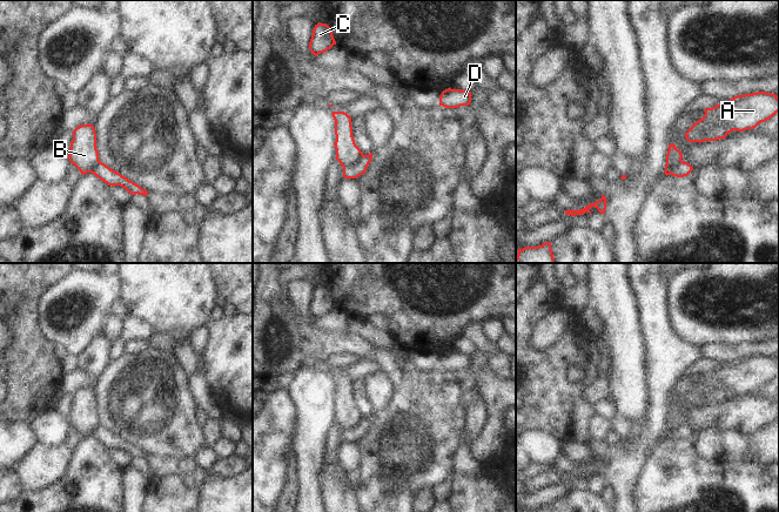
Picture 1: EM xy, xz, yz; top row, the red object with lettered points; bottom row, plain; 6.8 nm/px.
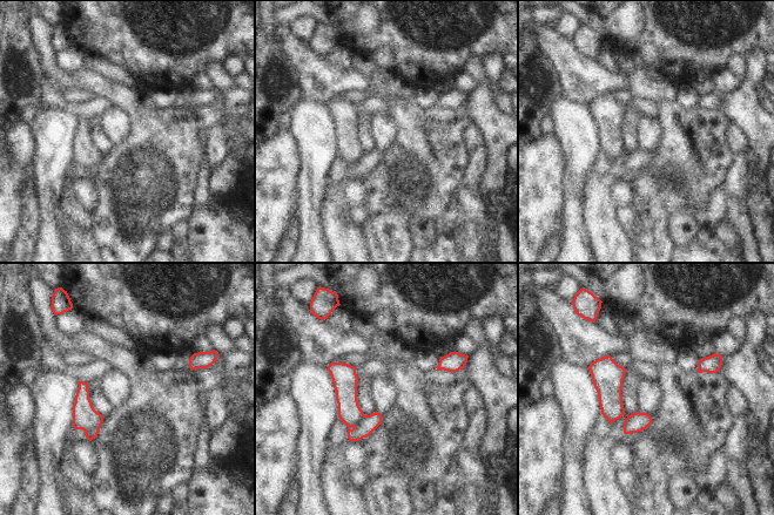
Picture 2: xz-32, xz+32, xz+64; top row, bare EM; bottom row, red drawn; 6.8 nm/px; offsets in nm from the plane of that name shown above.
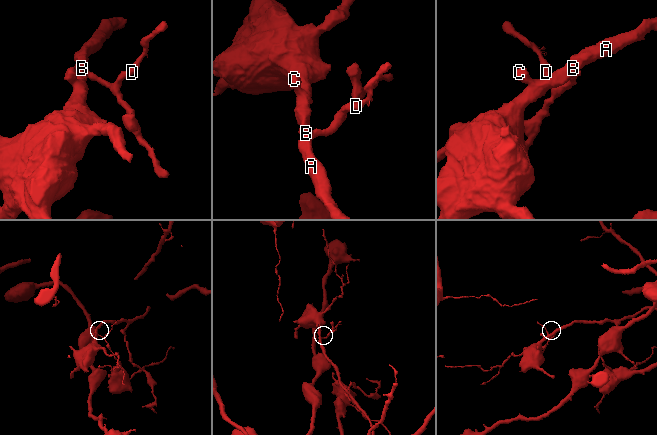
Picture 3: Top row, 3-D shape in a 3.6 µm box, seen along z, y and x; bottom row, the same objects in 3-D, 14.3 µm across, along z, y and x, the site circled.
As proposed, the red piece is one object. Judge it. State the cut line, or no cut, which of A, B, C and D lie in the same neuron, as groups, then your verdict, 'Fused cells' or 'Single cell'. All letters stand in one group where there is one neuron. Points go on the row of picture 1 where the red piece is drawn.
Split along xz (362, 154), (355, 163), (343, 167). Groups: A B C / D. Fused cells.

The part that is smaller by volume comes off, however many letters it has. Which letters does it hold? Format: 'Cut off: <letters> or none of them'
Cut off: D

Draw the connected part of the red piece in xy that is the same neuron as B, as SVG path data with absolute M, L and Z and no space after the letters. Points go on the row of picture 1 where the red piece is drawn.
M81 124L73 130L68 159L82 175L90 173L100 162L93 124Z

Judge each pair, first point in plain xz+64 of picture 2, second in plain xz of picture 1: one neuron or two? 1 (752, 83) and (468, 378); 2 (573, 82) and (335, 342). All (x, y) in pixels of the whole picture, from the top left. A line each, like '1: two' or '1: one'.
1: two
2: one

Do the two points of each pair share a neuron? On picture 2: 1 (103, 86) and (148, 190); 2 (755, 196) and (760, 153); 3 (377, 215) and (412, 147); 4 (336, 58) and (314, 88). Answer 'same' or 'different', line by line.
1: same
2: different
3: same
4: different

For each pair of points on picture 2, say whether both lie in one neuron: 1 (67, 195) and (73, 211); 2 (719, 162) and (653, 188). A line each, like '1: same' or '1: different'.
1: same
2: same

